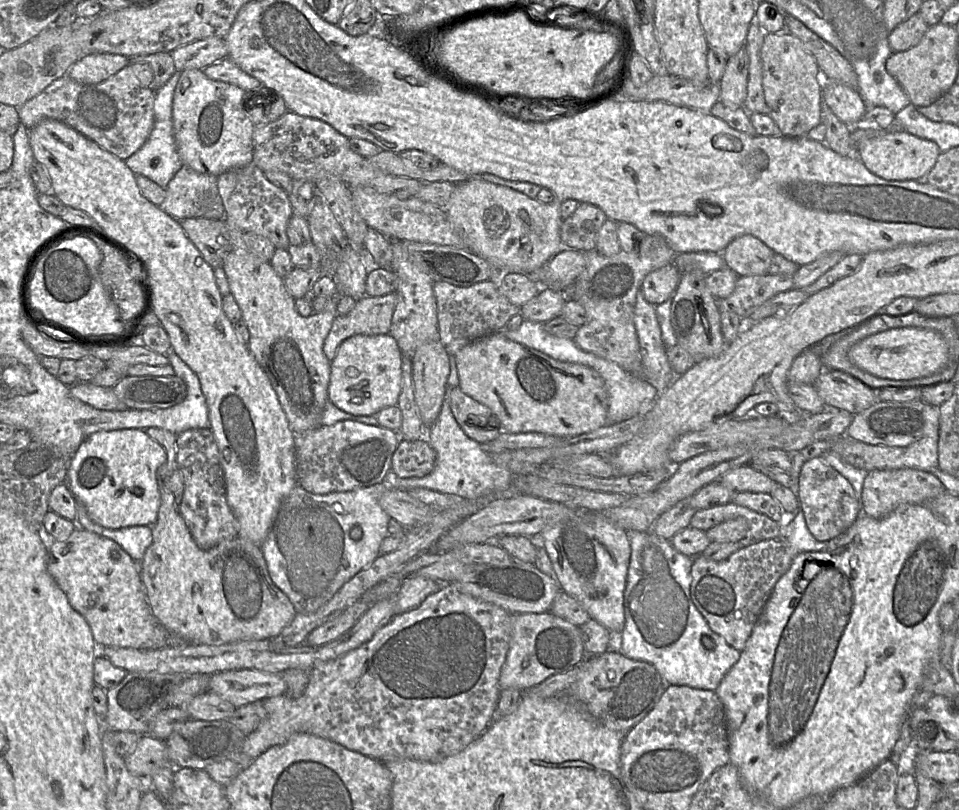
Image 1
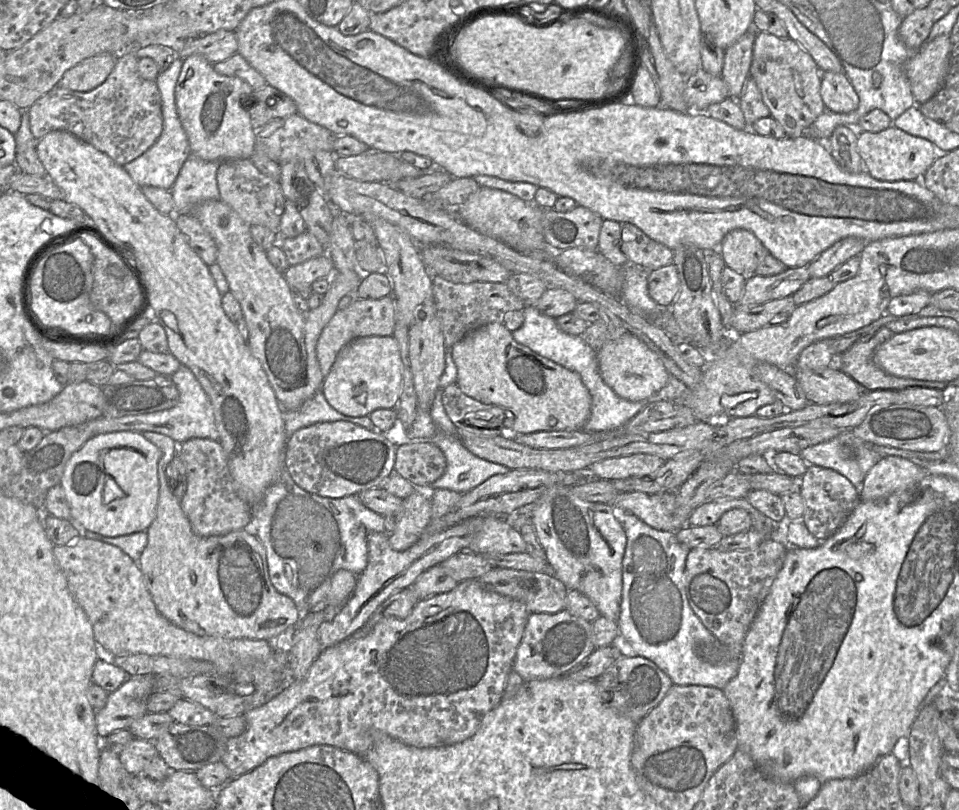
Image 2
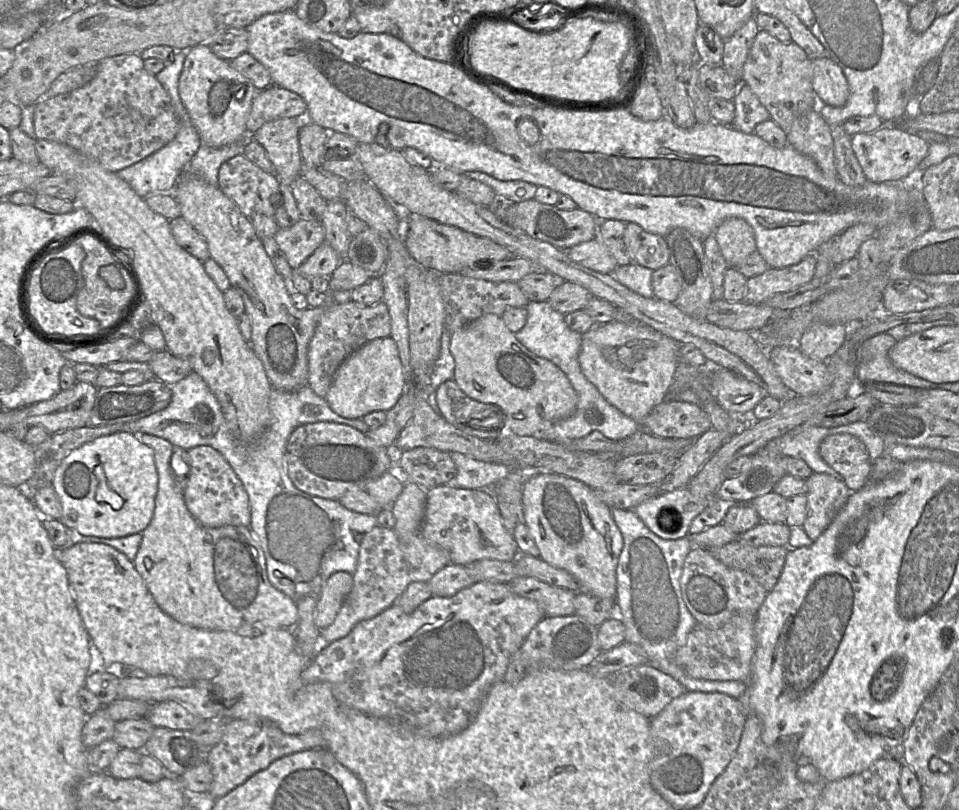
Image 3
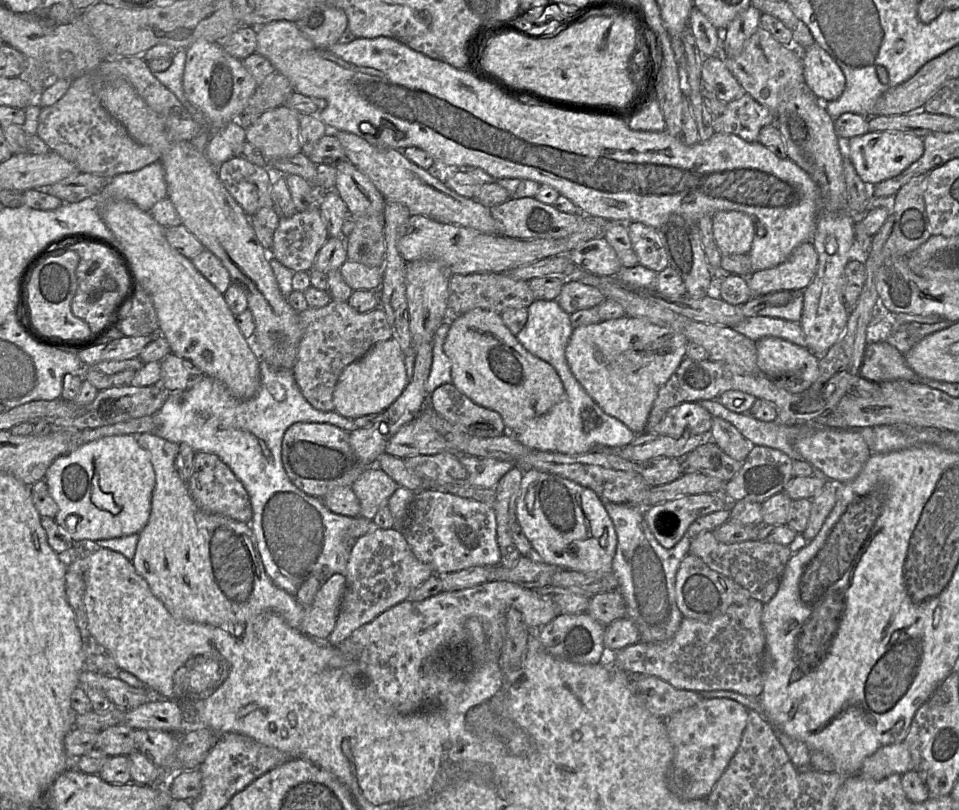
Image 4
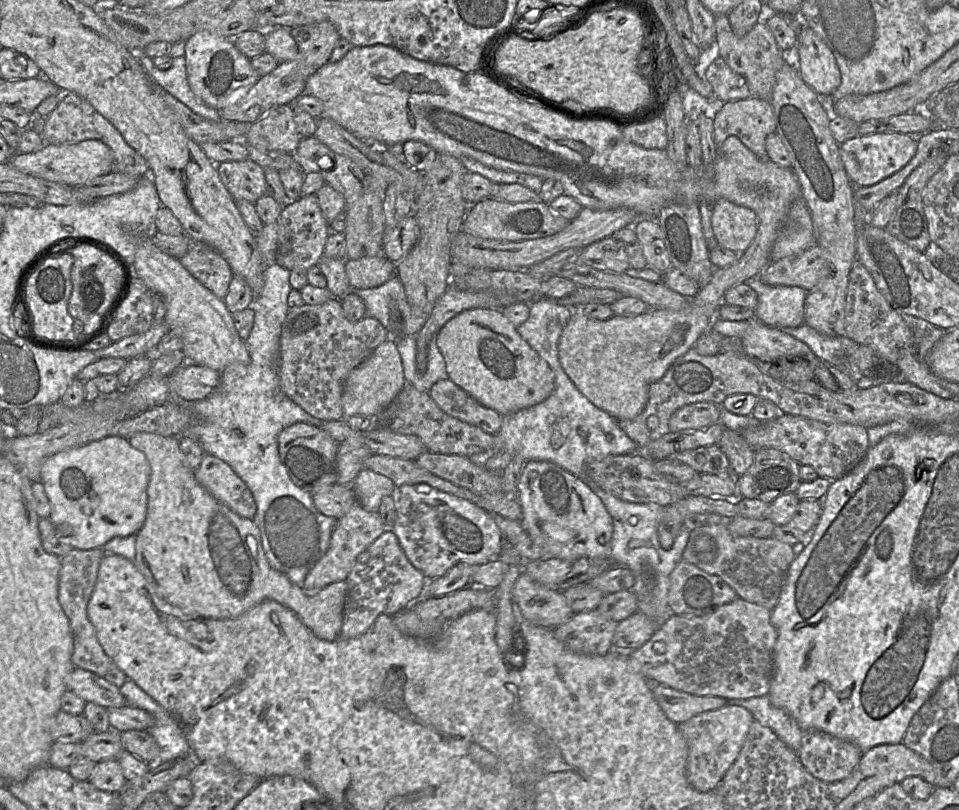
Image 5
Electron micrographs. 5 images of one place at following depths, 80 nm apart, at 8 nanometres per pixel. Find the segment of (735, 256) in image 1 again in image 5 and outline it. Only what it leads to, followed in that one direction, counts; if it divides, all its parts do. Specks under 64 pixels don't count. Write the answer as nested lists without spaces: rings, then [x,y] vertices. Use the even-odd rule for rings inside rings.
[[[718,198],[713,206],[711,226],[717,244],[739,254],[753,242],[758,218],[753,210]]]

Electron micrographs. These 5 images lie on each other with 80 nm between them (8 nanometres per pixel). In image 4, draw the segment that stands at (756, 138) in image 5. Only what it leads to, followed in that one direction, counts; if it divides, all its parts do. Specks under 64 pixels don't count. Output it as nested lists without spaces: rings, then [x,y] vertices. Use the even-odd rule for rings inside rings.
[[[748,93],[726,104],[724,112],[714,118],[715,133],[734,134],[746,142],[758,142],[760,130],[775,123],[775,114]]]

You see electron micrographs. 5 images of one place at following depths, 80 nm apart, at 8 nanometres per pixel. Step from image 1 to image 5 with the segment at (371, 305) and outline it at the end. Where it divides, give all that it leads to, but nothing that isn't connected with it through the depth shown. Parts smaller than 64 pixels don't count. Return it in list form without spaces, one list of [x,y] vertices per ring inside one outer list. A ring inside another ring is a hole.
[[[330,298],[323,304],[320,305],[307,305],[303,304],[300,307],[289,309],[285,321],[281,327],[281,334],[279,338],[279,377],[281,388],[283,392],[291,399],[294,403],[299,405],[307,413],[320,420],[342,420],[344,418],[341,398],[343,392],[343,385],[348,374],[359,364],[361,364],[370,354],[383,342],[390,338],[390,331],[388,328],[383,326],[377,319],[366,315],[357,322],[350,322],[344,316],[340,300],[337,298]]]

